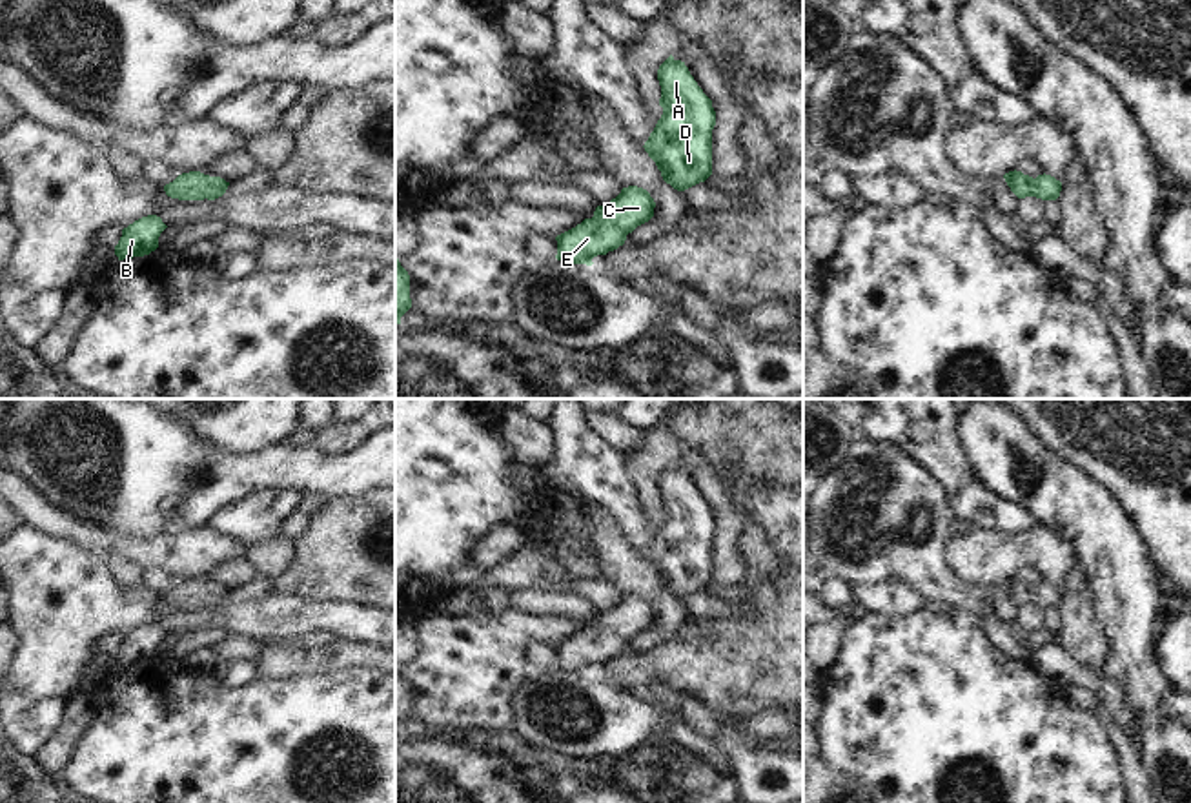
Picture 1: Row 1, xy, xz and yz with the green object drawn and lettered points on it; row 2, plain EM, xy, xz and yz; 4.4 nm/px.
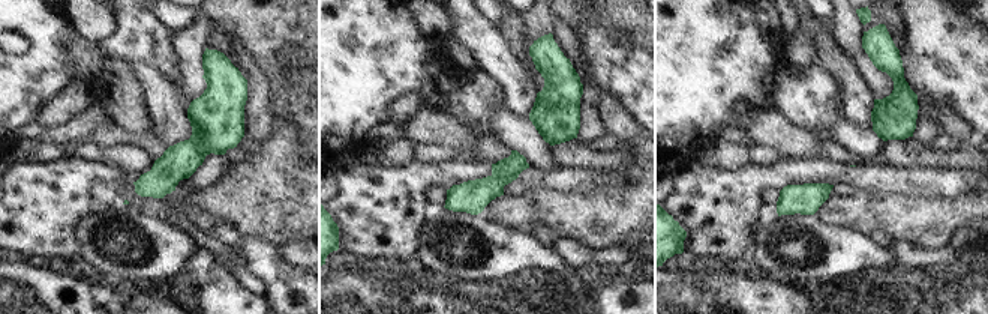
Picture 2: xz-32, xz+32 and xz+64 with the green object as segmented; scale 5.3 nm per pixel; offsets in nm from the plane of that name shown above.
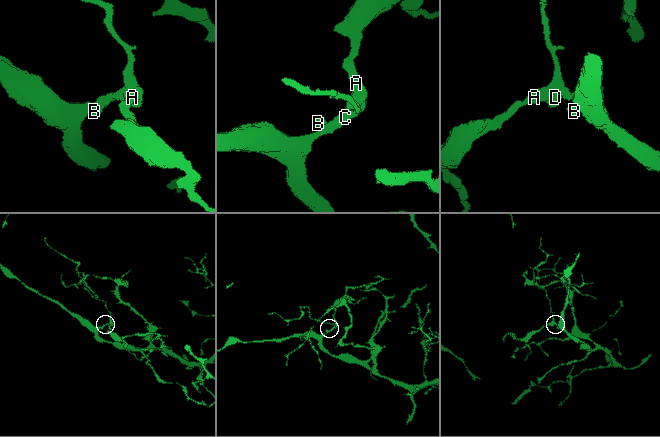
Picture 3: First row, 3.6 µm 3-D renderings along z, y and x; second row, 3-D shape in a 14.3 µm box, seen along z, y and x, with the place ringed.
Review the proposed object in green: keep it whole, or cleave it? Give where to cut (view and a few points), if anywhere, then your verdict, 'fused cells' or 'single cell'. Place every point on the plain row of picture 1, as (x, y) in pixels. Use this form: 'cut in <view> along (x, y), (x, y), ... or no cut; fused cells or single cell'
no cut; single cell

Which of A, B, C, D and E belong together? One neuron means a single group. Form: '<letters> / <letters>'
A B C D E

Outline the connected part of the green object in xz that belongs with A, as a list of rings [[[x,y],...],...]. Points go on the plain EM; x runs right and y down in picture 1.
[[[672,462],[659,473],[663,523],[645,550],[661,584],[685,599],[712,583],[712,537],[716,519],[685,470]]]

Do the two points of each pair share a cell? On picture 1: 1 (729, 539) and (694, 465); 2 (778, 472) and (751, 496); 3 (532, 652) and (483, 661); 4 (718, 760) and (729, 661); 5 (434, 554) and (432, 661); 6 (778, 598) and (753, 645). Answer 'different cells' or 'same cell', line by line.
1: same cell
2: different cells
3: different cells
4: different cells
5: different cells
6: same cell

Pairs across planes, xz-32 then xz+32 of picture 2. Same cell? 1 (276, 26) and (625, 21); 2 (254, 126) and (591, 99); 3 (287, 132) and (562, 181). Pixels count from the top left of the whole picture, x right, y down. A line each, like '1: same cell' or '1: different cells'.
1: same cell
2: same cell
3: different cells

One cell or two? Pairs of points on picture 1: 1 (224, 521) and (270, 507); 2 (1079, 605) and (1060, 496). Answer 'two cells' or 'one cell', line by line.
1: one cell
2: two cells

